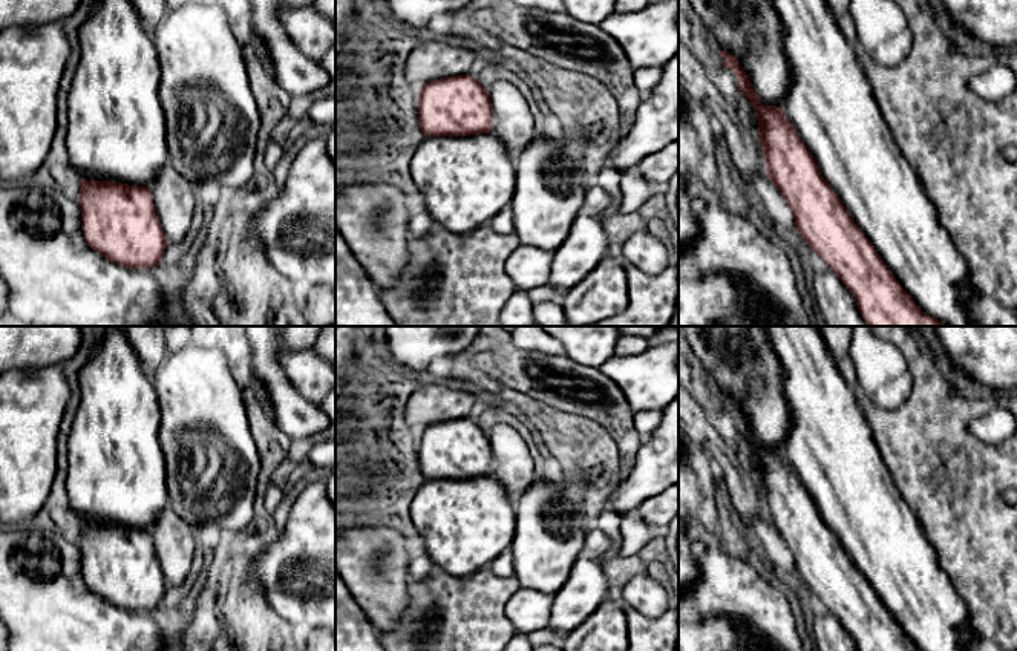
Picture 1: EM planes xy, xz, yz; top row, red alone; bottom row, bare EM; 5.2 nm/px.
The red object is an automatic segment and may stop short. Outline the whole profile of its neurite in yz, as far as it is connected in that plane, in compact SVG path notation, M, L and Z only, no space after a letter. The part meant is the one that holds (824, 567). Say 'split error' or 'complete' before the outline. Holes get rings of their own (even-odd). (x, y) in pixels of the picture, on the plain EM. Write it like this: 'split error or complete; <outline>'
split error; M767 326L767 335L784 368L783 391L792 414L784 447L764 449L737 400L718 394L754 449L766 519L790 550L795 573L842 623L858 651L966 651L979 637L968 608L899 492L819 329Z

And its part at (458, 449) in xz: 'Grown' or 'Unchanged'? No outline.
Grown

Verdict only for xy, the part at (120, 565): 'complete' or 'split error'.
split error

